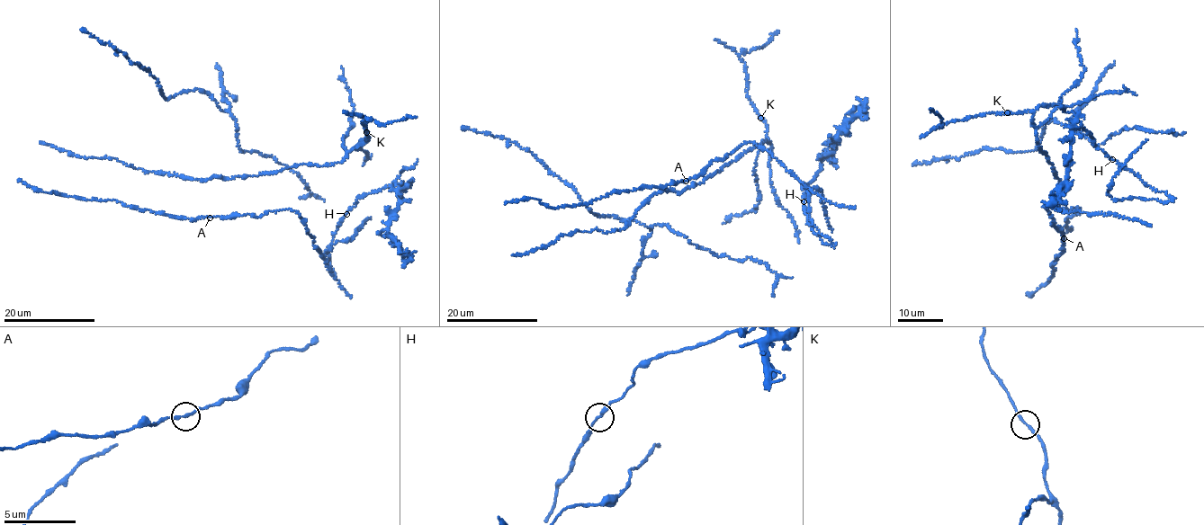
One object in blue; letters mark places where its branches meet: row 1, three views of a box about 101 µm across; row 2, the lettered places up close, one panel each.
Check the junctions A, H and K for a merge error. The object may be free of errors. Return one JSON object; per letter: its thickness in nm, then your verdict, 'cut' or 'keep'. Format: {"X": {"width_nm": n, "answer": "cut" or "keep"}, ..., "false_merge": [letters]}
{"A": {"width_nm": 190, "answer": "keep"}, "H": {"width_nm": 190, "answer": "keep"}, "K": {"width_nm": 190, "answer": "keep"}, "false_merge": []}

